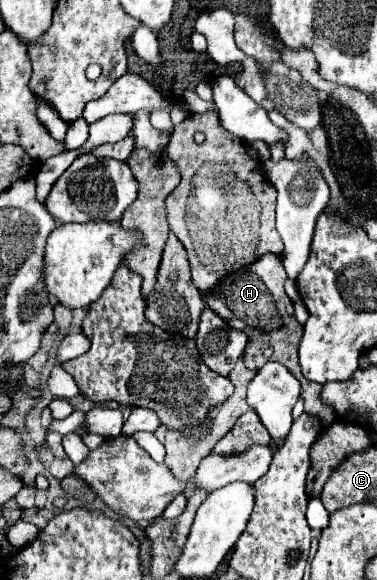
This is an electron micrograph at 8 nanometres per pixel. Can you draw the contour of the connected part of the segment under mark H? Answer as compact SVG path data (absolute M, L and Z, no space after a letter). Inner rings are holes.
M264 255L260 261L252 263L252 267L242 269L238 273L232 273L226 279L226 289L218 287L214 293L204 295L204 303L206 303L206 307L212 307L216 313L226 317L226 321L228 321L228 311L230 311L230 315L236 321L232 327L236 327L236 329L240 329L240 331L244 331L248 335L248 347L246 347L246 353L244 353L244 363L246 363L248 369L258 371L268 361L278 361L284 367L288 367L288 371L302 385L302 395L300 397L304 401L306 413L316 415L320 419L322 429L328 429L328 425L332 425L332 421L336 421L336 411L330 405L324 405L320 401L322 385L304 379L304 375L300 373L300 365L298 365L298 359L296 359L296 347L298 347L298 341L300 341L302 325L296 321L292 301L284 293L284 281L286 279L288 279L288 275L286 275L286 271L282 267L280 257L278 255ZM268 347L272 347L274 353L270 357L264 357L264 351Z

